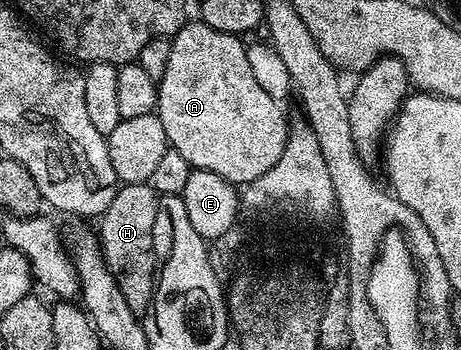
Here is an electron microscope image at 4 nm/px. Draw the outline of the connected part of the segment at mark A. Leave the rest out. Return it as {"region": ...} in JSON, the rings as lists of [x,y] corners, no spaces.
{"region":[[[187,21],[186,25],[180,27],[170,38],[168,68],[164,68],[164,76],[158,82],[158,109],[156,111],[160,122],[164,126],[164,132],[167,133],[169,149],[180,152],[180,156],[184,156],[184,160],[188,160],[188,164],[193,169],[216,172],[216,176],[235,184],[249,184],[256,181],[260,176],[264,176],[264,172],[268,172],[268,168],[272,168],[276,164],[276,160],[280,160],[280,156],[286,147],[286,136],[288,133],[288,118],[286,122],[285,112],[278,107],[277,100],[262,87],[261,80],[254,75],[254,70],[250,67],[250,58],[246,55],[242,42],[243,39],[239,35],[225,34],[216,28],[212,28],[204,21]]]}

